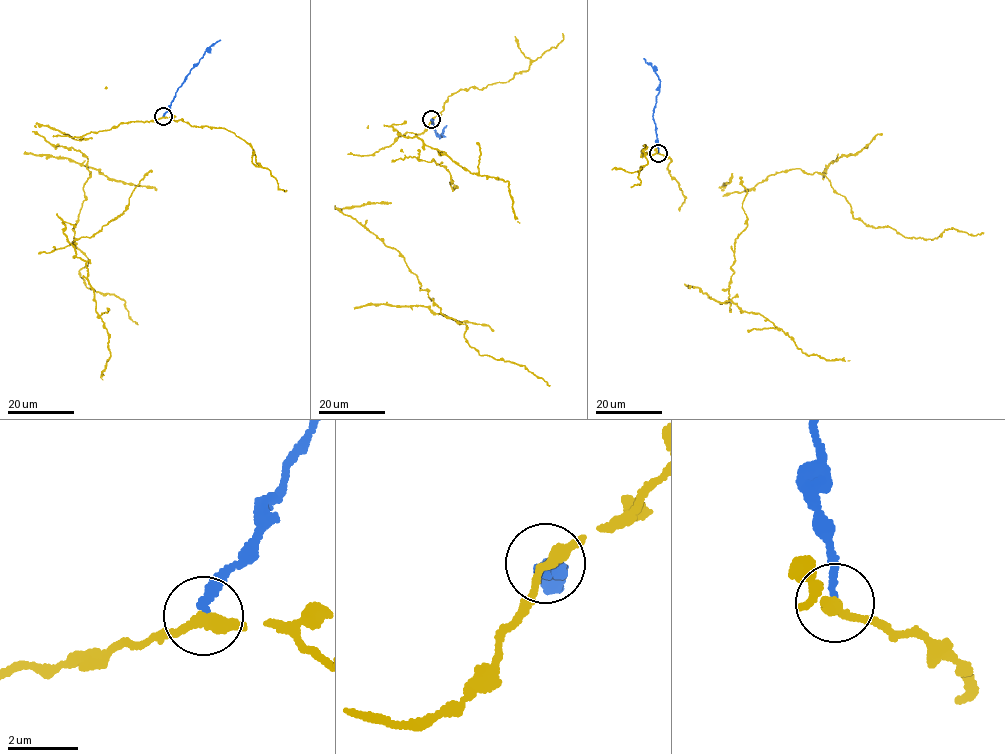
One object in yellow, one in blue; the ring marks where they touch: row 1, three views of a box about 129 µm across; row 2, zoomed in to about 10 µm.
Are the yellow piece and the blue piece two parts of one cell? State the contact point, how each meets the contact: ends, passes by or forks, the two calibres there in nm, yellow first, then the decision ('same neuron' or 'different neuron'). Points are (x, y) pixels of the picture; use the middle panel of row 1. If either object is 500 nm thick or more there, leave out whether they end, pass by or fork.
(431, 119) | yellow passes by | blue ends | 280/180 nm | different neuron

